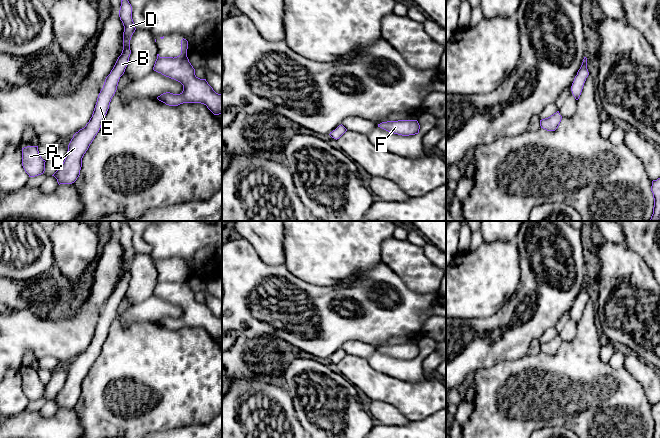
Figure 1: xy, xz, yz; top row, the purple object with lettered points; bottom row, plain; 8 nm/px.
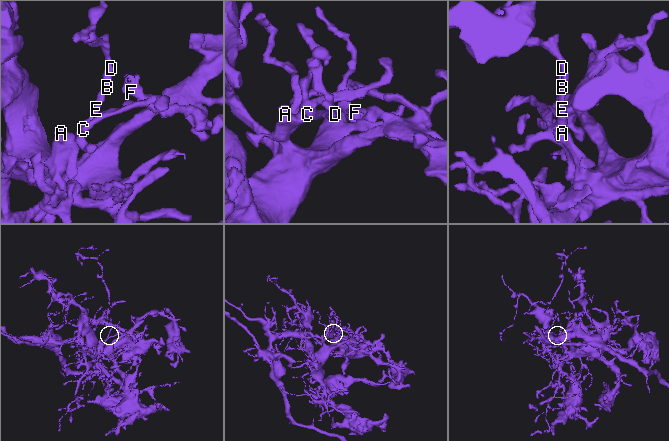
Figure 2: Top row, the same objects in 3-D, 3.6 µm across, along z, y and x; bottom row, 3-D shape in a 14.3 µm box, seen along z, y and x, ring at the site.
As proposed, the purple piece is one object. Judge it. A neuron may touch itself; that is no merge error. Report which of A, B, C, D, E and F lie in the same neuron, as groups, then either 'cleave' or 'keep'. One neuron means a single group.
groups A B C D E F; keep

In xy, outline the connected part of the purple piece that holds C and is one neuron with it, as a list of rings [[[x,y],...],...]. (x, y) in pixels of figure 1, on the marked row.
[[[121,0],[119,17],[124,26],[123,50],[110,74],[106,77],[97,102],[86,126],[73,135],[63,164],[52,175],[58,184],[72,184],[80,175],[82,158],[99,132],[114,96],[120,77],[124,74],[131,54],[130,40],[136,28],[132,19],[132,6],[128,0]]]

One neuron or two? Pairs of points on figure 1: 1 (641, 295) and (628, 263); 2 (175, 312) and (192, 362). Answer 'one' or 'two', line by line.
1: one
2: two

